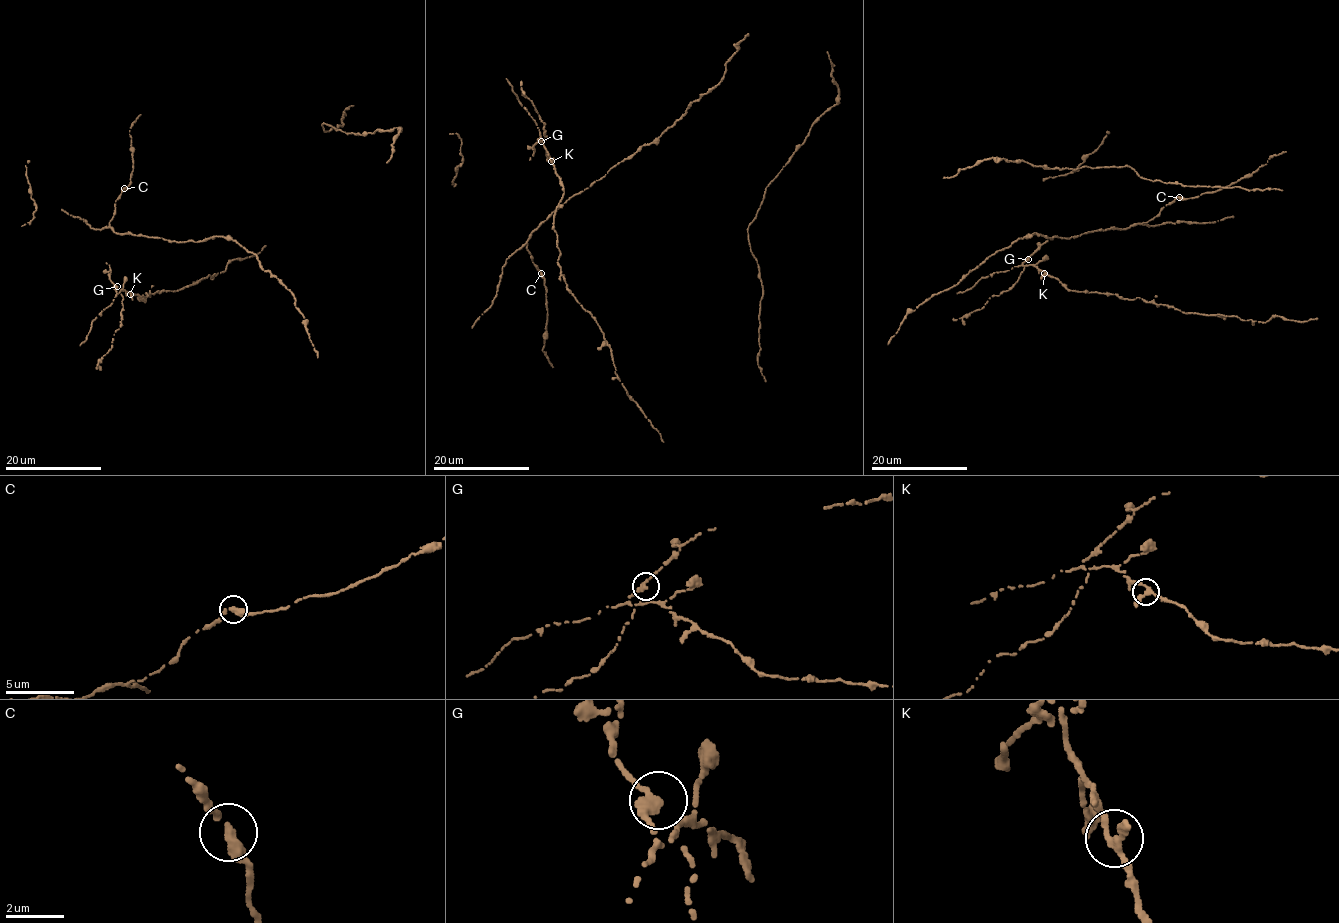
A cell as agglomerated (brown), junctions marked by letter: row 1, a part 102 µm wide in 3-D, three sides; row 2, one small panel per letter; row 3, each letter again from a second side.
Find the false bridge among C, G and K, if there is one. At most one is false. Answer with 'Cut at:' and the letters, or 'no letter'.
Cut at: G

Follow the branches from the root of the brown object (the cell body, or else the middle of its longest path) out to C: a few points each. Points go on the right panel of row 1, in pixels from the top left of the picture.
C: (1083, 234), (1101, 229), (1122, 229), (1147, 222), (1179, 197)

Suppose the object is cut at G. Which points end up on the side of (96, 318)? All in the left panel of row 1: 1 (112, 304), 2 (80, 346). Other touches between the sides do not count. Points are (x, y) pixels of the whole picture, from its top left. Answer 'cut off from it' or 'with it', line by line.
1: with it
2: with it

